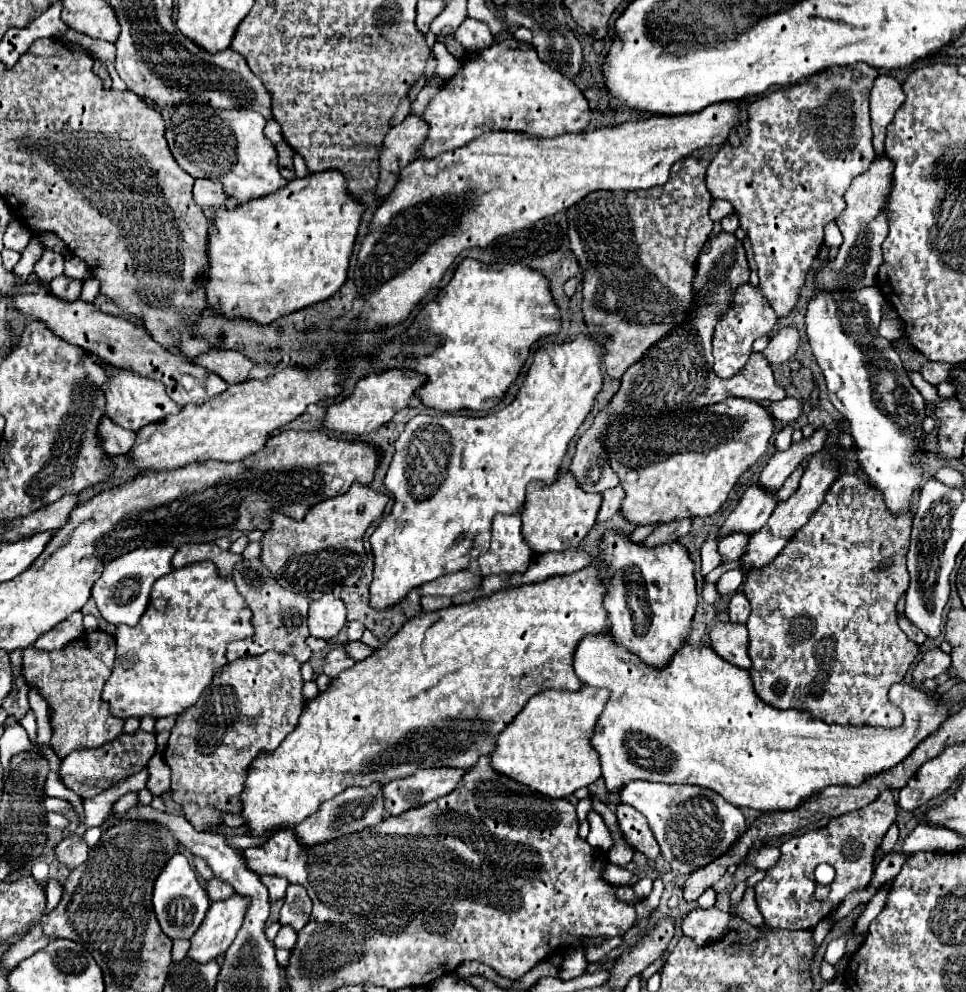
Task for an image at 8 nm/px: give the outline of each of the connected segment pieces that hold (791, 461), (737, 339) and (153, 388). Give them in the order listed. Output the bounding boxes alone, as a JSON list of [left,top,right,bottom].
[[758,430,828,494],[714,284,776,378],[102,368,180,430]]

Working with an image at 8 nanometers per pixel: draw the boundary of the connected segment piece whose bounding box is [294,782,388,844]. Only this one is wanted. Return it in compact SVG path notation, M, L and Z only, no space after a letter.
M374 782L368 788L346 788L342 794L334 796L332 800L324 802L318 812L308 816L294 832L306 840L306 844L320 844L324 840L334 840L338 836L362 830L366 826L376 826L386 818L386 808L384 808L384 784Z

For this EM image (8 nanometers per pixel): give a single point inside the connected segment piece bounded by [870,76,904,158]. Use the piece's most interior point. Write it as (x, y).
(887, 96)

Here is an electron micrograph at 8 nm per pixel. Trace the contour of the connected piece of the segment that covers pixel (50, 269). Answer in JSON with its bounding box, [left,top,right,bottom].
[34,248,64,284]

